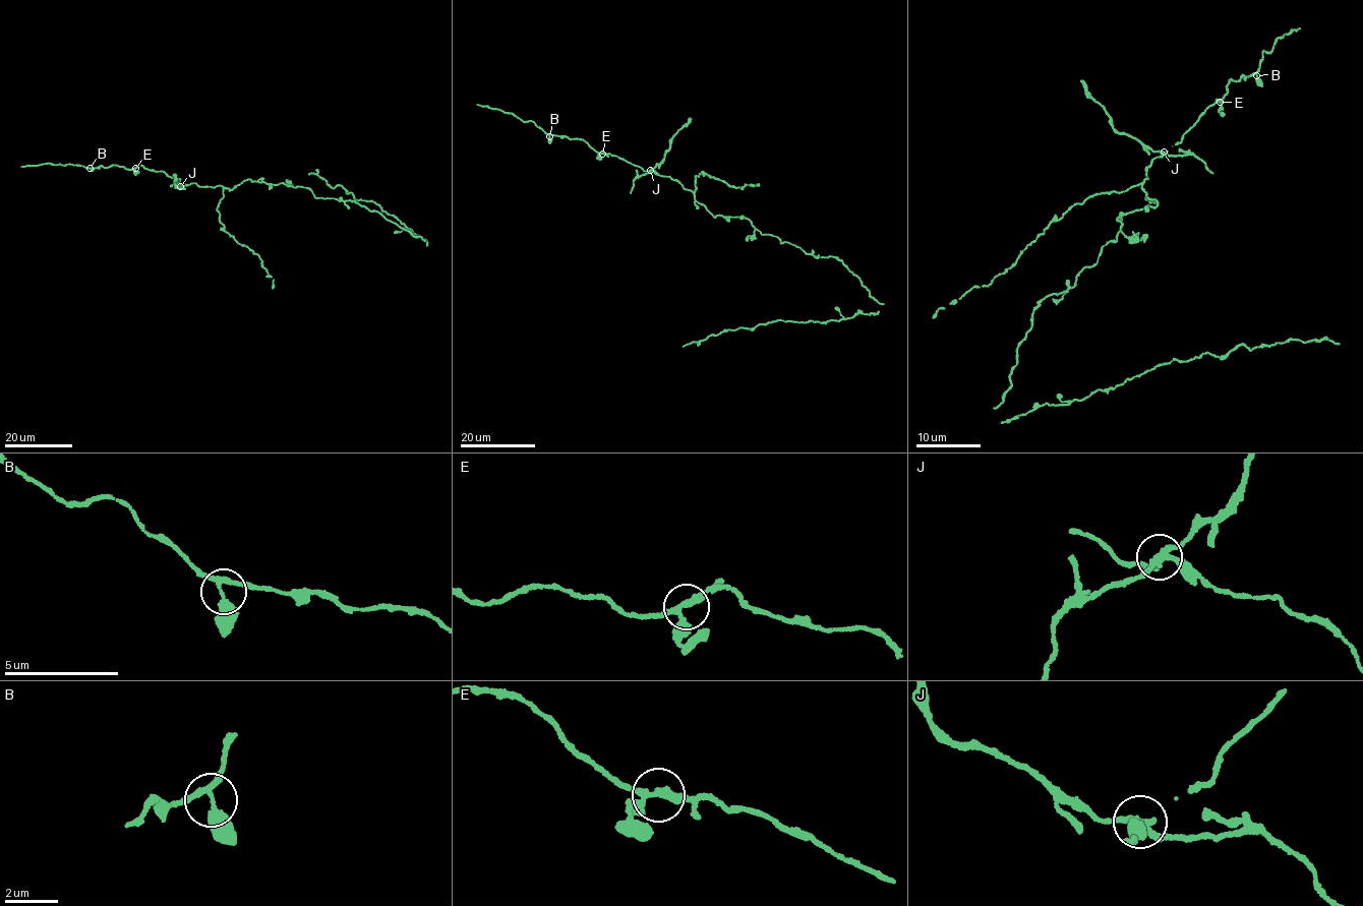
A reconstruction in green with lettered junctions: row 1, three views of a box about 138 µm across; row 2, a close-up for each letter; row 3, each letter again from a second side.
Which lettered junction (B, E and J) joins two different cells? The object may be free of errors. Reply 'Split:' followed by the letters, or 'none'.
Split: J

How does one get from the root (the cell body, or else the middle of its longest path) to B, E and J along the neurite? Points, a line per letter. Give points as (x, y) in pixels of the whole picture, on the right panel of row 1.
B: (1083, 268), (1117, 240), (1119, 216), (1158, 204), (1142, 183), (1151, 160), (1222, 101), (1232, 78), (1256, 75)
E: (1083, 268), (1117, 240), (1119, 216), (1158, 204), (1145, 198), (1142, 183), (1151, 160), (1220, 102)
J: (1083, 268), (1117, 240), (1119, 216), (1158, 204), (1145, 198), (1142, 183), (1163, 150)

